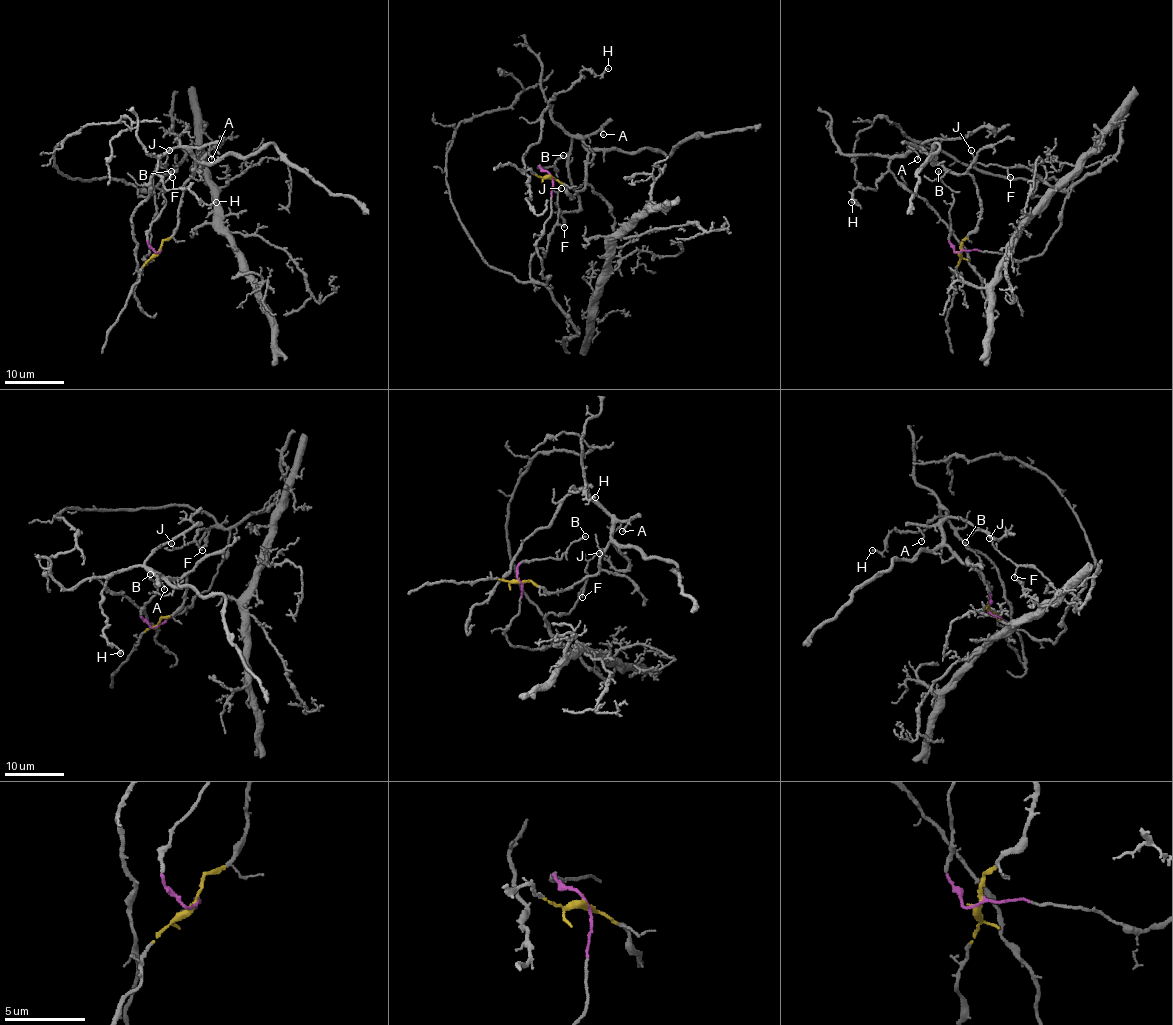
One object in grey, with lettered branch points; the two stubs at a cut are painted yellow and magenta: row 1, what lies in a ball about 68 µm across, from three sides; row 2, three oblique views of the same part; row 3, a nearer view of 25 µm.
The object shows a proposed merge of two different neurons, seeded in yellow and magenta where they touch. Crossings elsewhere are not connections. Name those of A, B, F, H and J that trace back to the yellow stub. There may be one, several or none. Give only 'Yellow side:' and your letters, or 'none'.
Yellow side: A, H

